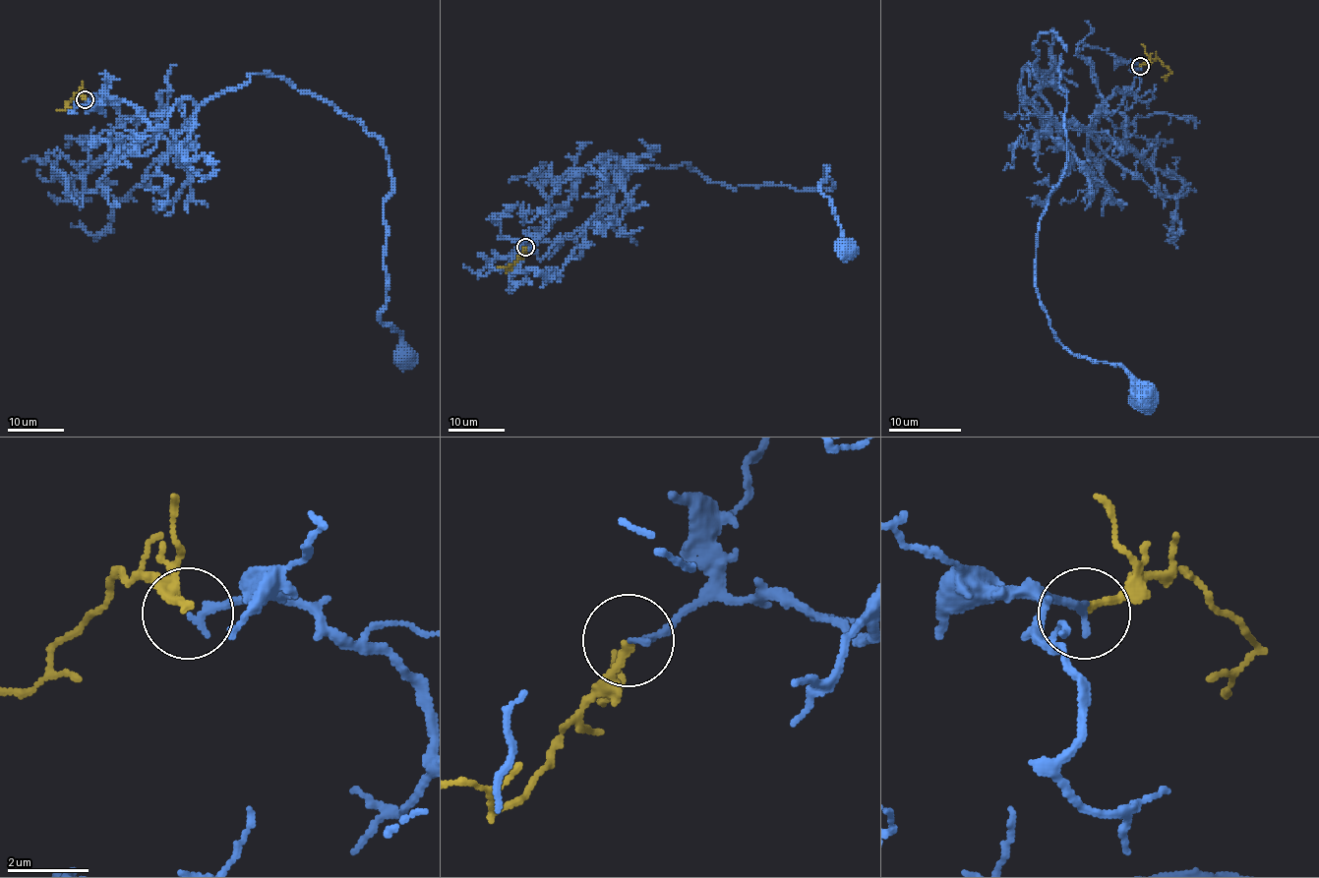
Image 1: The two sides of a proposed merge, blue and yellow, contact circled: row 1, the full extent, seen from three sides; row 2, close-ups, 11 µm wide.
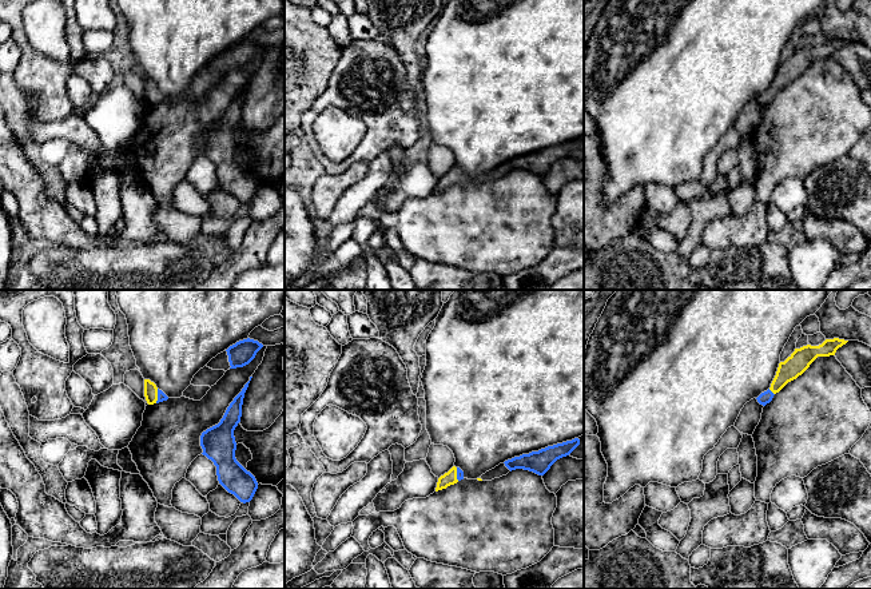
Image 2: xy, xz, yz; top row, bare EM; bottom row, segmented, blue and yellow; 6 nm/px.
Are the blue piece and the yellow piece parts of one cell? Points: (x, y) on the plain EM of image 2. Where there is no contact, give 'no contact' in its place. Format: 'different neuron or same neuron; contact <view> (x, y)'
same neuron; contact yz (771, 92)

